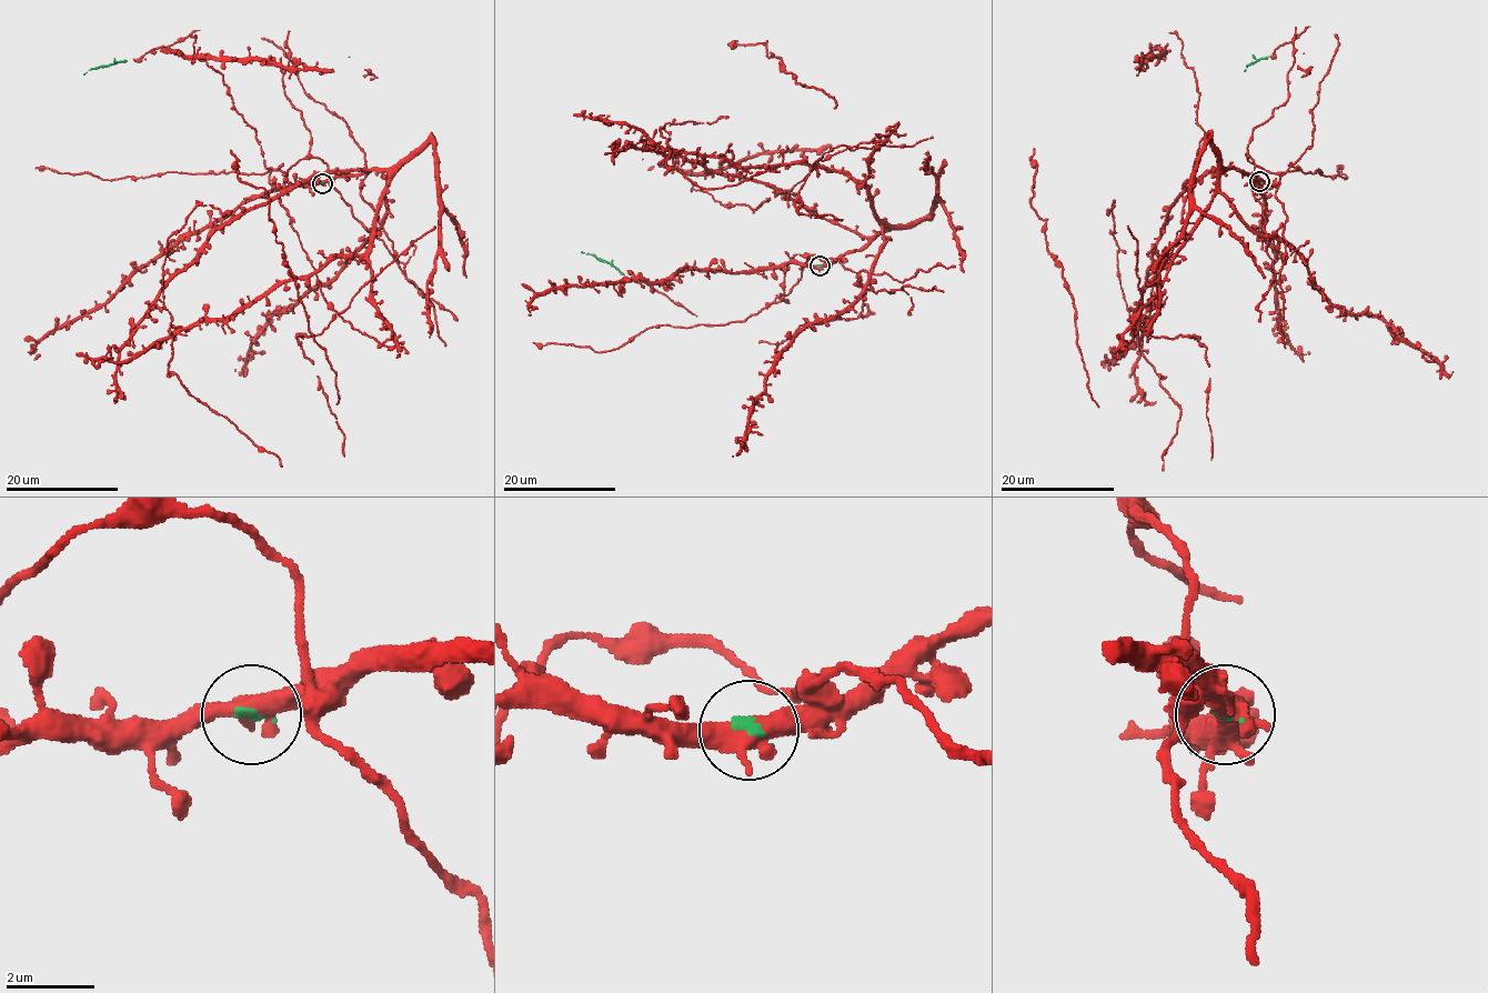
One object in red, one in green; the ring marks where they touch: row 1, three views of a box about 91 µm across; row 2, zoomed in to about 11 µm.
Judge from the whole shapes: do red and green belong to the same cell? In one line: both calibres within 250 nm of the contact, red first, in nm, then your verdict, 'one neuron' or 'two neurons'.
calibres 500 and 120 nm; one neuron

